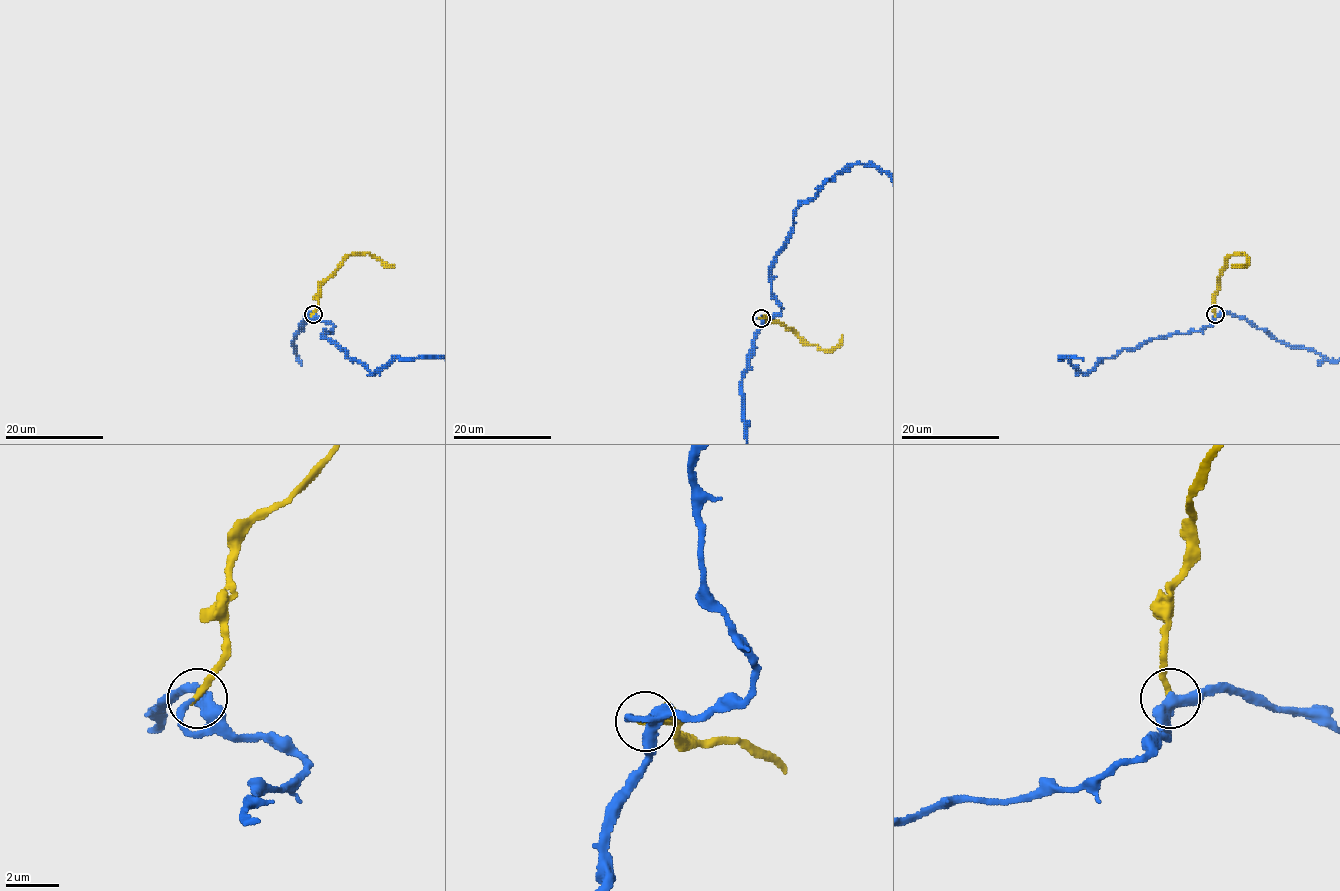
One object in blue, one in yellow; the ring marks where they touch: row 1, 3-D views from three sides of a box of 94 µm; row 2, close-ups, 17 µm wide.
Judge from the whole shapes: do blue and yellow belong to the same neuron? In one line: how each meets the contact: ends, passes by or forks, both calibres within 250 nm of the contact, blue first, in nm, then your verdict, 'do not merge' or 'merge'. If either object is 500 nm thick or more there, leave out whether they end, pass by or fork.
blue passes by; yellow ends; calibres 440 and 240 nm; merge

